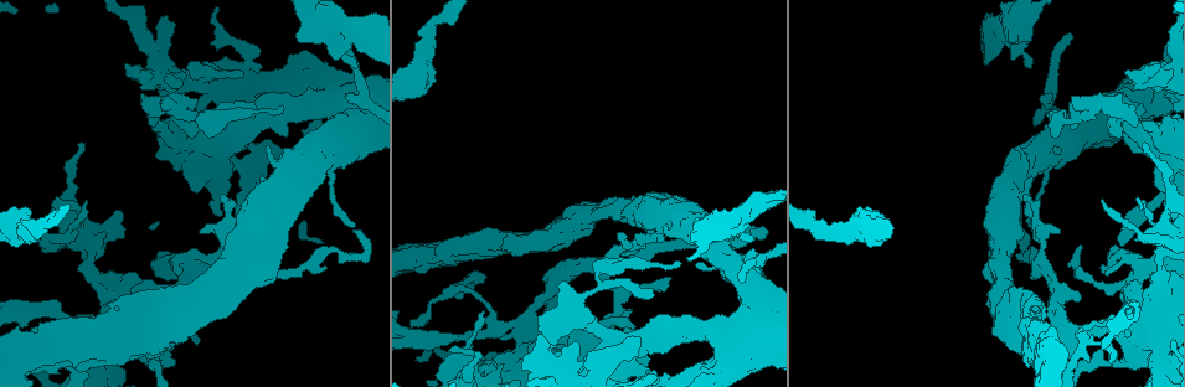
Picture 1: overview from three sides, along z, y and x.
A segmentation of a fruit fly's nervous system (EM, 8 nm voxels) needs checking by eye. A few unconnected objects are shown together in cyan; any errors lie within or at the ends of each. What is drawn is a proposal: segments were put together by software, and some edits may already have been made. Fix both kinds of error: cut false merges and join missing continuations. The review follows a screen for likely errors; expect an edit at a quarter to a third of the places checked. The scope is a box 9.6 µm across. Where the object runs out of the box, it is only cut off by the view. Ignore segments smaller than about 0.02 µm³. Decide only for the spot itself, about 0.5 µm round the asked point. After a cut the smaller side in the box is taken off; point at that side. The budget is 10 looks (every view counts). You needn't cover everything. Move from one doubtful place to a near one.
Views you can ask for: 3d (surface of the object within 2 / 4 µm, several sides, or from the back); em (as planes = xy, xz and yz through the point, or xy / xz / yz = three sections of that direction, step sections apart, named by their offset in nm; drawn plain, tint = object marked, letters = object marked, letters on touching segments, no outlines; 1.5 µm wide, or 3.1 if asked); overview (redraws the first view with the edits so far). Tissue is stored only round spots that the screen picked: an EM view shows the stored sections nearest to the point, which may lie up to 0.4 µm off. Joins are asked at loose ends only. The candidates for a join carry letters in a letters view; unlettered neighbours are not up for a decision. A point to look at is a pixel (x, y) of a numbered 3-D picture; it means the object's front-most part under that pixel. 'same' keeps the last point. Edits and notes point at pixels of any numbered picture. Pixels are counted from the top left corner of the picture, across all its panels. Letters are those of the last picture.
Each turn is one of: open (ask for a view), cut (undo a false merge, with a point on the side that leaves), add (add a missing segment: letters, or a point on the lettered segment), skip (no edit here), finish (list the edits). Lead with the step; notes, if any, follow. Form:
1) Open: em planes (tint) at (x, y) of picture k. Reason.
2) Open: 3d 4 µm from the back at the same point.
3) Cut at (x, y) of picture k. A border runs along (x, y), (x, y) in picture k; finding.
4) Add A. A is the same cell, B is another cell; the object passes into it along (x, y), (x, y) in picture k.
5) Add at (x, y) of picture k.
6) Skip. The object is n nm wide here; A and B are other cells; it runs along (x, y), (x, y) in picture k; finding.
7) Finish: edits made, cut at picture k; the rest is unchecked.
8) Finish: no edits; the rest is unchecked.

Open: 3d 4 µm at (1143, 143) of picture 1. Thin end.

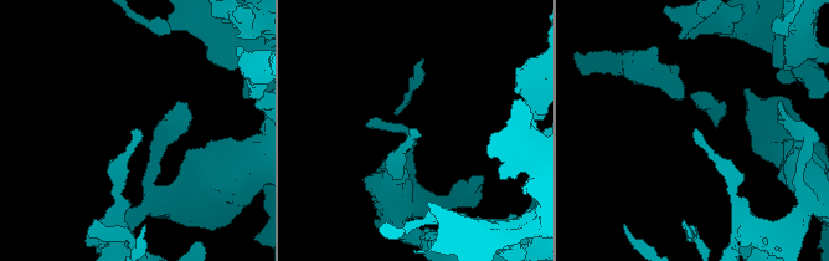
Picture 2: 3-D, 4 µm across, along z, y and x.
Open: em planes (letters) at (138, 131) of picture 2.

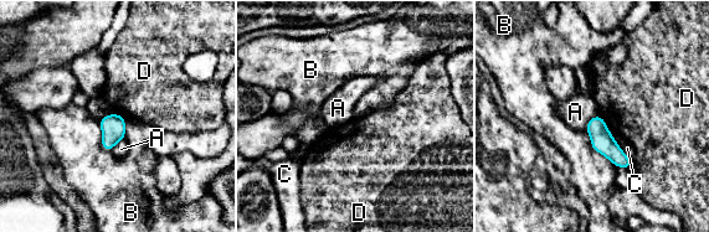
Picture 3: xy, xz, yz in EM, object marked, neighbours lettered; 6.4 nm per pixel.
Skip. The object is 140 nm wide here; A, B, C and D are other cells; a border runs along (597, 113), (612, 133) in picture 3; none of them fits.

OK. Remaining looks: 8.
Open: 3d 2 µm at (1070, 36) of picture 1.

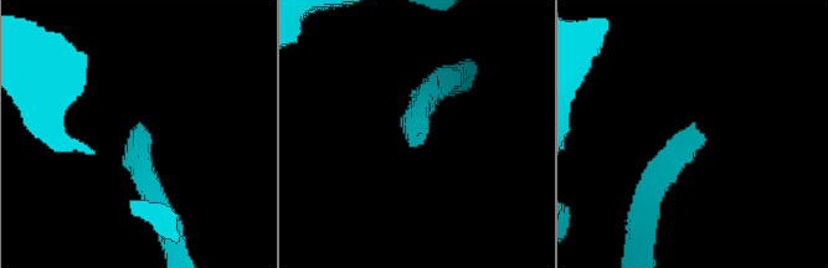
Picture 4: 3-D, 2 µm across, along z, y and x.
Open: em xy step 4 (letters) at (133, 131) of picture 4.

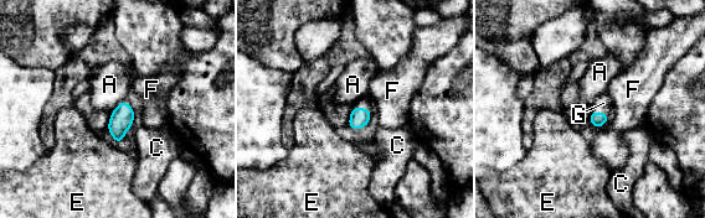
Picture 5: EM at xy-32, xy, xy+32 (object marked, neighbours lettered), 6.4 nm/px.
Add G. The longest contact is with A, 130 nm; G is the same cell, A, C, E and F are other cells; the object passes into it along (360, 118), (363, 108), (364, 102) in picture 5; it goes on there.

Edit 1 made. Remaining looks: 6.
Open: em xz step 4 (tint) at (1078, 300) of picture 1. An open end.

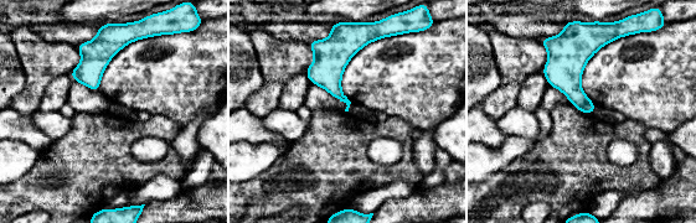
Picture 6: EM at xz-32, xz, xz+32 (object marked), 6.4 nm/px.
Open: em planes (letters) at the same point. Cut it another way.

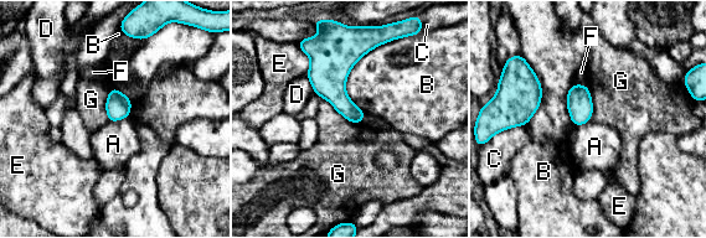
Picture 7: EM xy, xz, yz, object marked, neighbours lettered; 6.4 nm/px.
Skip. A, B, C, D, E, F and G are other cells; a border runs along (129, 115), (108, 122) in picture 7; none of them fits.

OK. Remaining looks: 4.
Open: em yz step 8 (tint) at (427, 323) of picture 1. Tapers out.

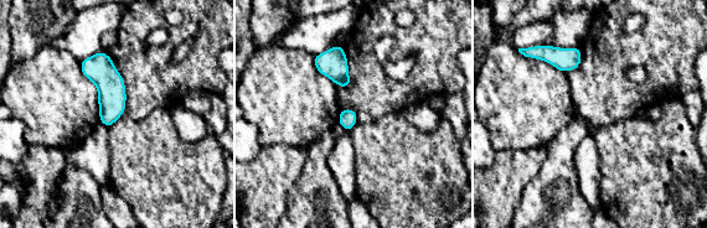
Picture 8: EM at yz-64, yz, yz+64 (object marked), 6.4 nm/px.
Open: em planes (letters) at the same point. Another direction.

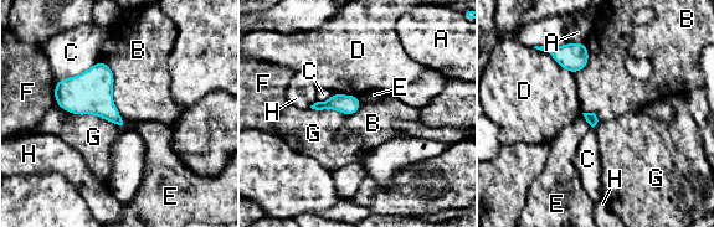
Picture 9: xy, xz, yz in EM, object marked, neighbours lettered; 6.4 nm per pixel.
Skip. A, B, C, D, E, F, G and H are other cells; a border runs along (99, 60), (123, 123) in picture 9; none of them fits.

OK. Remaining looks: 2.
Finish: edits made, add at picture 5; the rest is unchecked.

